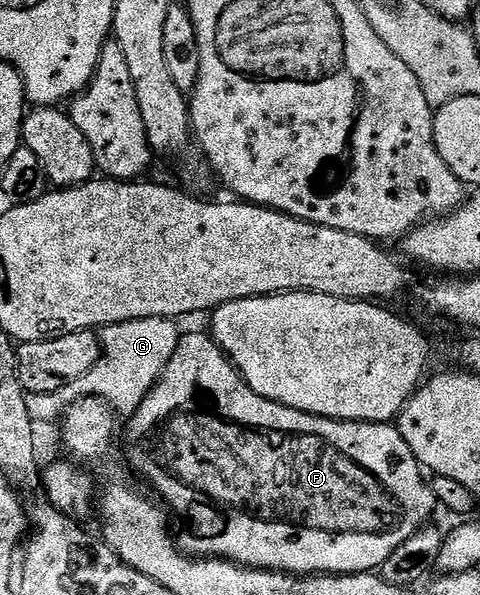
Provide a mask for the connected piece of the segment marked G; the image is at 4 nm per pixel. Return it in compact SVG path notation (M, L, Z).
M155 317L107 326L108 341L106 337L102 345L102 355L81 381L53 393L27 394L28 414L32 416L33 422L59 422L69 407L81 397L100 397L120 415L136 413L148 392L159 383L164 368L168 366L178 347L182 333L181 330L176 330L176 325L175 320Z

